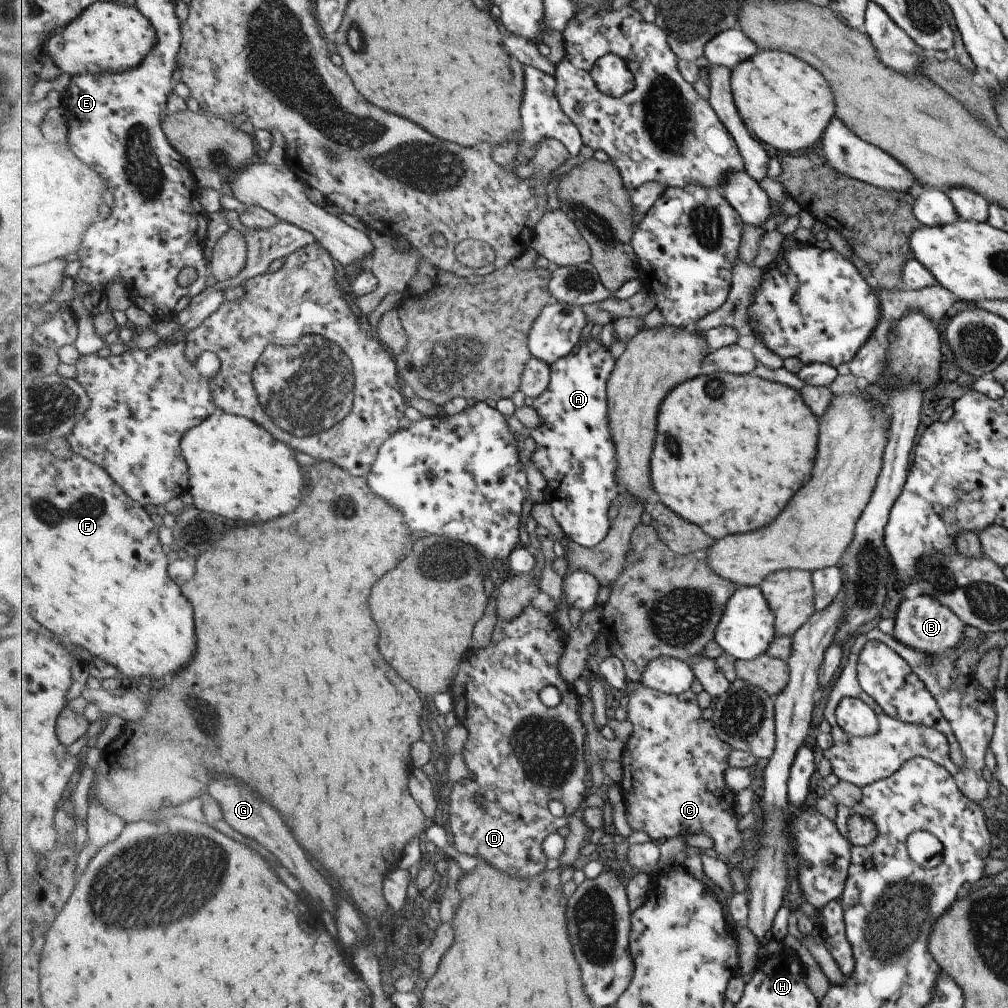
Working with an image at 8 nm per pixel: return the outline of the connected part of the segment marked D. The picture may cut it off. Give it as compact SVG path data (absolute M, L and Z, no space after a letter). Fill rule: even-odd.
M529 605L519 616L508 621L498 618L491 642L482 649L473 650L471 648L470 652L467 652L466 656L462 658L456 670L456 675L452 682L452 690L449 694L452 705L452 720L462 723L468 731L467 741L462 754L466 768L469 770L469 774L471 774L471 778L461 779L453 784L449 804L444 806L445 815L443 818L450 824L453 835L451 842L459 852L481 858L481 861L486 866L495 865L503 872L519 875L520 877L538 875L545 870L548 858L542 847L543 839L547 838L549 834L561 830L563 826L568 826L570 818L573 816L572 814L579 810L579 806L585 802L588 796L588 766L587 762L585 762L585 736L588 735L588 728L585 728L585 724L581 722L581 716L579 716L579 708L581 708L580 695L573 688L573 684L560 671L560 660L566 651L566 642L562 634L565 635L566 633L555 622L555 619L551 618L549 613L542 612L539 608L535 608L535 606ZM547 686L554 686L560 693L561 701L556 707L545 706L541 702L541 698L539 698L541 690L547 688ZM553 800L559 800L564 805L562 817L553 816L551 810L547 807Z

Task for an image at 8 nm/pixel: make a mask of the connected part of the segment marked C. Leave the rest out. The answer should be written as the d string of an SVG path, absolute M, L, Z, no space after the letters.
M641 685L629 693L627 718L633 730L622 756L624 771L620 782L631 830L644 831L660 843L705 833L713 837L715 846L712 853L724 859L731 856L735 848L742 848L740 816L735 813L735 793L725 782L725 770L729 768L729 756L734 748L718 735L711 719L703 718L697 694L690 689L681 694L664 693Z

